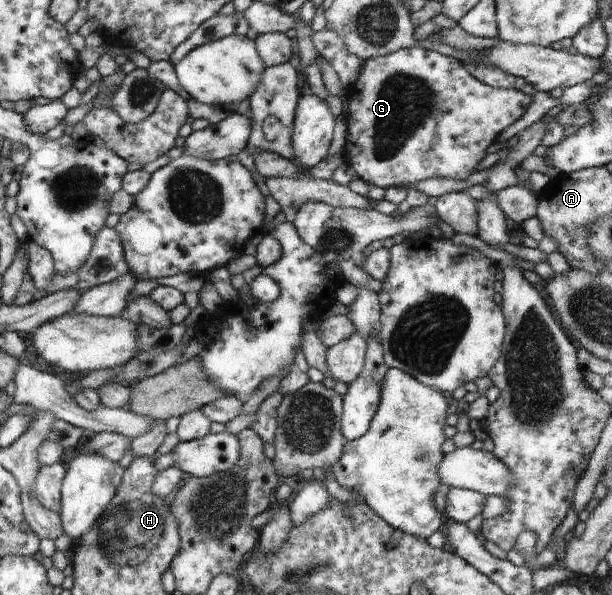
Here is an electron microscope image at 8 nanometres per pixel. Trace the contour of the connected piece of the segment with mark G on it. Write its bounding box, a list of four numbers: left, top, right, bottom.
[342,48,533,189]

